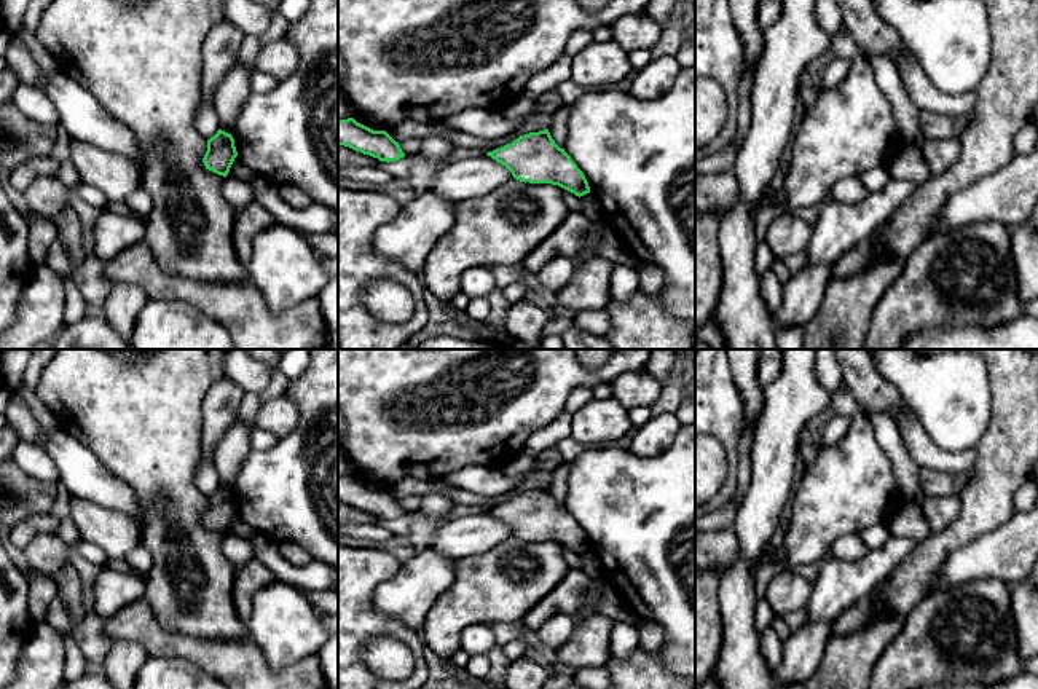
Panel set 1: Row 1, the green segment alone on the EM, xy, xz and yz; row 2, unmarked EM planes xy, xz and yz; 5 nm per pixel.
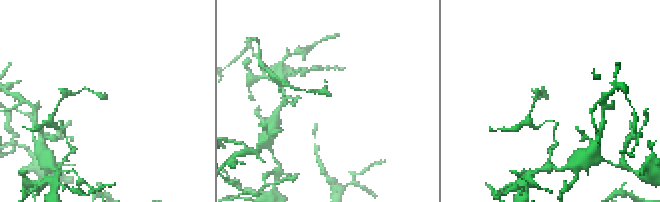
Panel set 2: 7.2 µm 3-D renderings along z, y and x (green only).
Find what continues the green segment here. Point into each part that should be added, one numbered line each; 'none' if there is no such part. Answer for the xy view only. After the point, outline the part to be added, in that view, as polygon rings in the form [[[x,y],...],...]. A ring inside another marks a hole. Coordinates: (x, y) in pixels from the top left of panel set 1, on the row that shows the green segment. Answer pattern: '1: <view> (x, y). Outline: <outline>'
none

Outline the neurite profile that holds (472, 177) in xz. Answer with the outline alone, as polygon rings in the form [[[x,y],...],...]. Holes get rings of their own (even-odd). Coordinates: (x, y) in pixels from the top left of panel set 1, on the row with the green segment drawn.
[[[488,155],[451,159],[437,167],[429,191],[459,203],[485,196],[512,179],[512,172]]]

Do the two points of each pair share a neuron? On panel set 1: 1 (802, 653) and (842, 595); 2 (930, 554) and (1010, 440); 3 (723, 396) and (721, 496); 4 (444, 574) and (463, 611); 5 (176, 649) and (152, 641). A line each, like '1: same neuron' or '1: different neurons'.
1: different neurons
2: same neuron
3: same neuron
4: different neurons
5: same neuron

